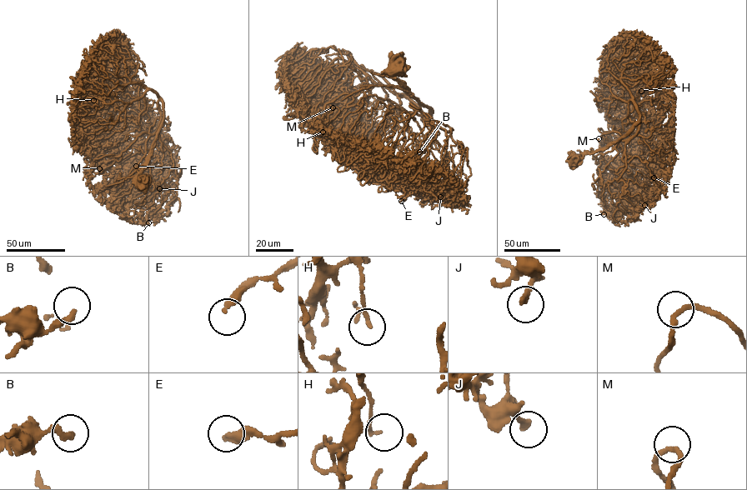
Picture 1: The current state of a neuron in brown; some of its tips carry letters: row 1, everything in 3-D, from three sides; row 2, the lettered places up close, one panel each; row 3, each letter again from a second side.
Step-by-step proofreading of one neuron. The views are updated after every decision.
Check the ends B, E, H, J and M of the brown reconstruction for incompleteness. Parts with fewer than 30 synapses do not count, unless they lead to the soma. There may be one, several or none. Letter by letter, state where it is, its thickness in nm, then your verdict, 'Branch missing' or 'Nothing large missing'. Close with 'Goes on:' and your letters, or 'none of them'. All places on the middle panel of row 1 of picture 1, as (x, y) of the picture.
B: Place: (419, 152). Thickness 260 nm. Nothing large missing
E: Place: (401, 201). Thickness 280 nm. Nothing large missing
H: Place: (323, 132). Thickness 150 nm. Nothing large missing
J: Place: (440, 197). Thickness 240 nm. Nothing large missing
M: Place: (333, 107). Thickness 180 nm. Nothing large missing
Goes on: none of them

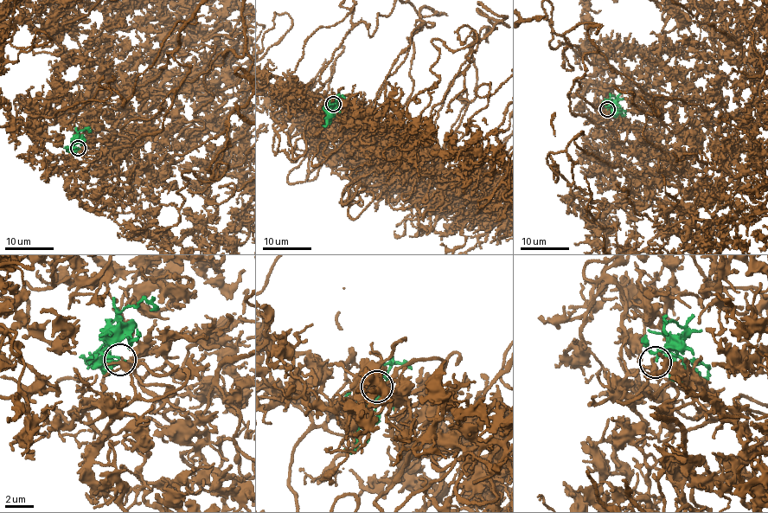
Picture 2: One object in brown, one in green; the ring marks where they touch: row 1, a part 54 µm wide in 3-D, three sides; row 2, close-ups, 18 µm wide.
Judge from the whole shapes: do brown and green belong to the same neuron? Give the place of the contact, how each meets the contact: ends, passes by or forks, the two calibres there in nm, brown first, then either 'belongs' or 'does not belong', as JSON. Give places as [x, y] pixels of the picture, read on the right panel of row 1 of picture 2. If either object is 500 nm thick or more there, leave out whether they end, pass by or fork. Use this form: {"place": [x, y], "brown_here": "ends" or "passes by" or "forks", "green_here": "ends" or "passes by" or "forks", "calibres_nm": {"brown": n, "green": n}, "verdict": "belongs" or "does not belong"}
{"place": [607, 109], "brown_here": "passes by", "green_here": "ends", "calibres_nm": {"brown": 280, "green": 160}, "verdict": "belongs"}

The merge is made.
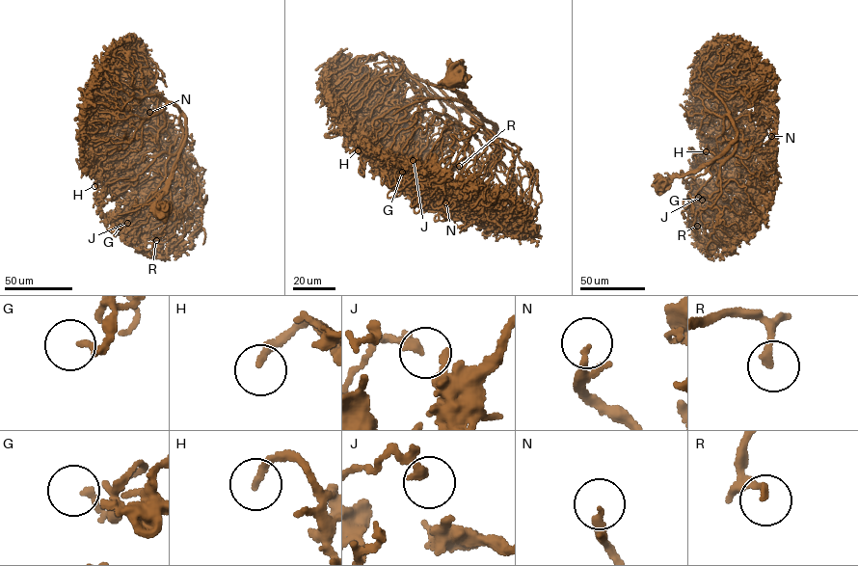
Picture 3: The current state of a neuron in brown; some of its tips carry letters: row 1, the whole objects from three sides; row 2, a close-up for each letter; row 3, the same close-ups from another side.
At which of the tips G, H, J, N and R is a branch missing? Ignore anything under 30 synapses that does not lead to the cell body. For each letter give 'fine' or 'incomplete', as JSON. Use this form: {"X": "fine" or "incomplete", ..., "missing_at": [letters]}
{"G": "fine", "H": "incomplete", "J": "fine", "N": "incomplete", "R": "incomplete", "missing_at": ["H", "N", "R"]}

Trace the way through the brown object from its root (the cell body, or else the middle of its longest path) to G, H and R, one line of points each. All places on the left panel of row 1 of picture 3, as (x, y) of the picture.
G: (159, 211), (155, 203), (186, 138), (181, 115), (182, 141), (166, 175), (134, 225), (120, 227)
H: (159, 211), (186, 138), (181, 115), (175, 152), (157, 155), (136, 179), (111, 179), (100, 195), (94, 186)
R: (159, 211), (155, 203), (186, 138), (181, 115), (182, 143), (166, 167), (172, 175), (173, 213), (156, 240)

